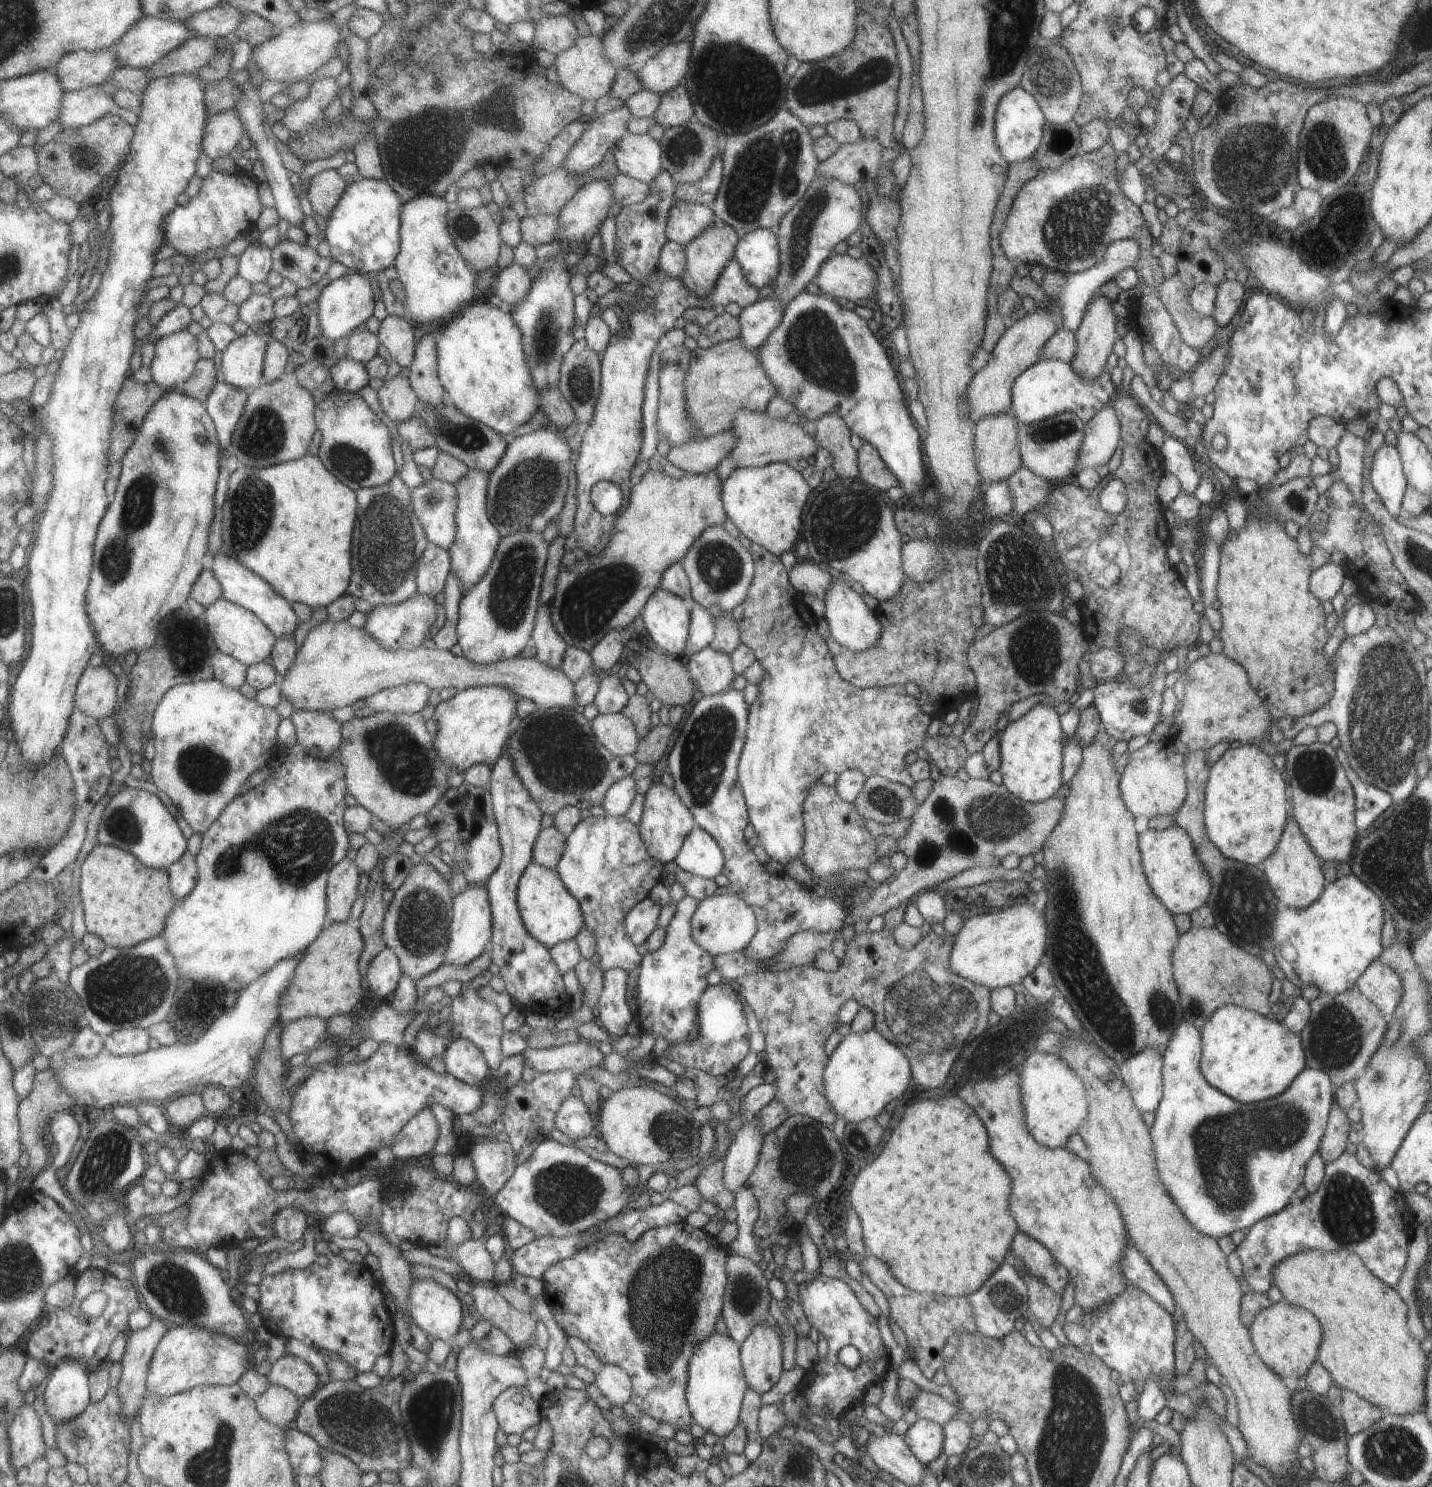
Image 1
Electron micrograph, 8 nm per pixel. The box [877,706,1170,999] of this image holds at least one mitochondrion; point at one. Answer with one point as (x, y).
(993, 818)

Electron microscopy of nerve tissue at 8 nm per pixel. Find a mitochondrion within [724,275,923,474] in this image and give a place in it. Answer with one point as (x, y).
(812, 342)

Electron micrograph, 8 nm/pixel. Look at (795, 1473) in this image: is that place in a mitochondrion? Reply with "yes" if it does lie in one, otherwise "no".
yes

